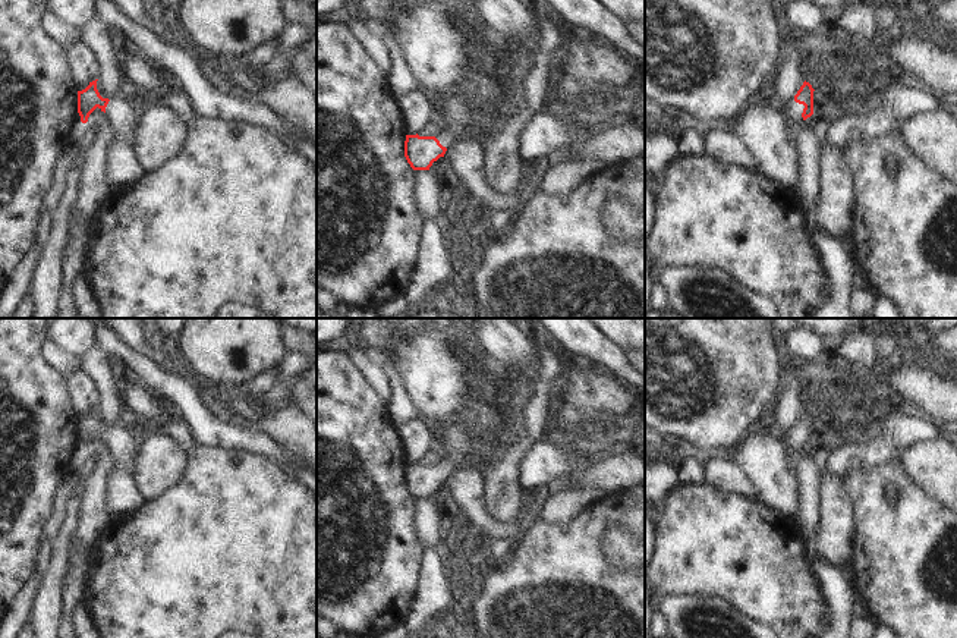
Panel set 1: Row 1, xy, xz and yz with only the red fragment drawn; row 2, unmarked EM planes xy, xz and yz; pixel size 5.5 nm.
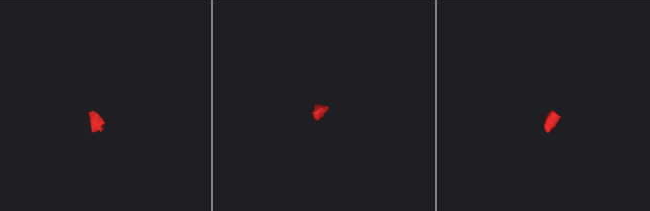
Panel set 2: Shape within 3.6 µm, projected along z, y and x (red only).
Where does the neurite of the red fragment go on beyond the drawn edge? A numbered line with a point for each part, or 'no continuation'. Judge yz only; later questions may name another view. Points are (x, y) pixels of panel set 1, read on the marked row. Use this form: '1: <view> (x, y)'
1: yz (765, 125)

